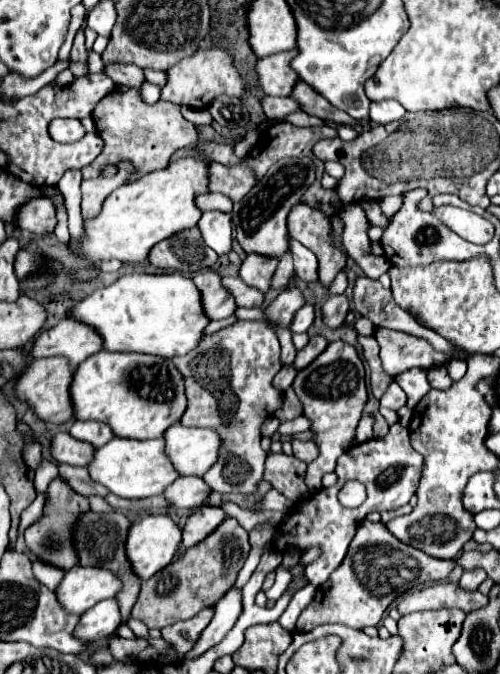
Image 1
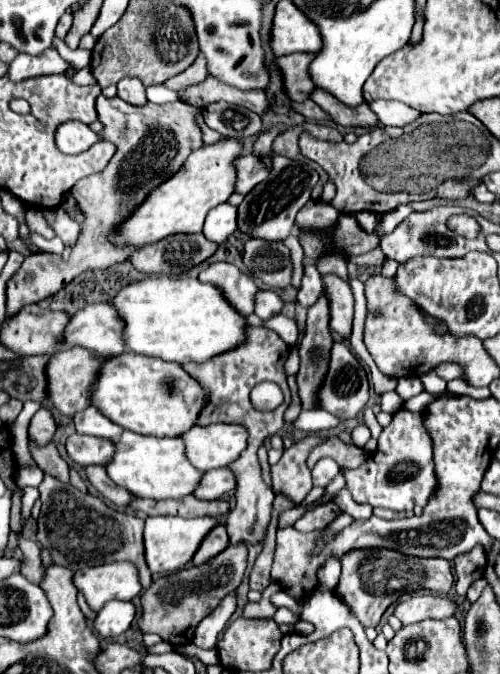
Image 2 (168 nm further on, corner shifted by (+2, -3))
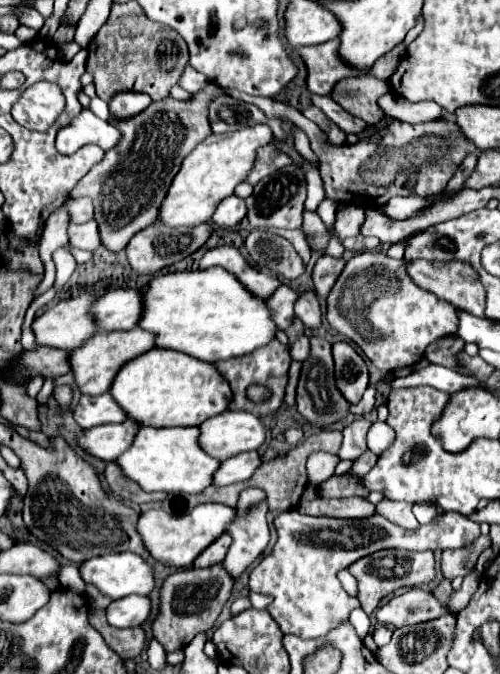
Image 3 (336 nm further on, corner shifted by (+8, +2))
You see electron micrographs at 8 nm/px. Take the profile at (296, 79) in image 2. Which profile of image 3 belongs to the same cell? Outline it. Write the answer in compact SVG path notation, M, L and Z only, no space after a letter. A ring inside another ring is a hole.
M338 39L326 41L322 45L312 45L312 47L298 47L296 53L306 65L306 89L316 95L328 95L332 85L344 77L356 77L364 75L348 65L344 65L338 59Z

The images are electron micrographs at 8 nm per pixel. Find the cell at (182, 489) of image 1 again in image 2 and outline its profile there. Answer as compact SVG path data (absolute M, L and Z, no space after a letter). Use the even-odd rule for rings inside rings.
M216 468L204 474L200 488L196 488L194 496L200 500L216 500L230 494L236 488L236 474L230 468Z

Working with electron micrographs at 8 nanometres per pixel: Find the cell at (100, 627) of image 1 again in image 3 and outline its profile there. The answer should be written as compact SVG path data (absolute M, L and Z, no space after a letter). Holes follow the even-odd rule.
M128 595L106 607L106 619L112 627L138 627L150 615L150 599L144 595Z

